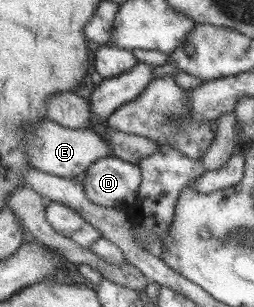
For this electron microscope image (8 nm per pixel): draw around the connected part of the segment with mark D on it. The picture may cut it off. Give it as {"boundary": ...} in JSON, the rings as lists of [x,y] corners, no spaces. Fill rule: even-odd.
{"boundary":[[[108,155],[90,165],[83,187],[90,201],[127,211],[138,198],[140,184],[142,169],[139,163]]]}

